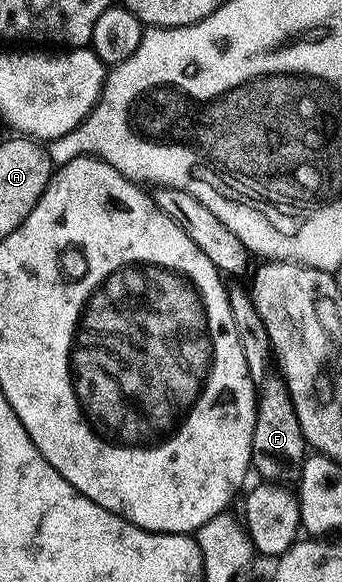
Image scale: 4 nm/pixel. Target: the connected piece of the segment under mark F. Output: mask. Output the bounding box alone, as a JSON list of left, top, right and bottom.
[252,375,307,480]

